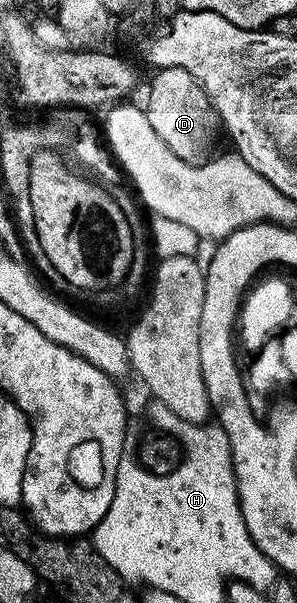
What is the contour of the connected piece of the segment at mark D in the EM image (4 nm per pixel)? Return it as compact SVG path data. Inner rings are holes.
M165 67L155 74L146 104L150 125L154 125L154 133L158 133L162 141L166 141L174 157L182 157L182 161L200 167L213 158L212 146L216 143L216 127L218 131L218 116L208 94L197 79L186 73L186 69Z

